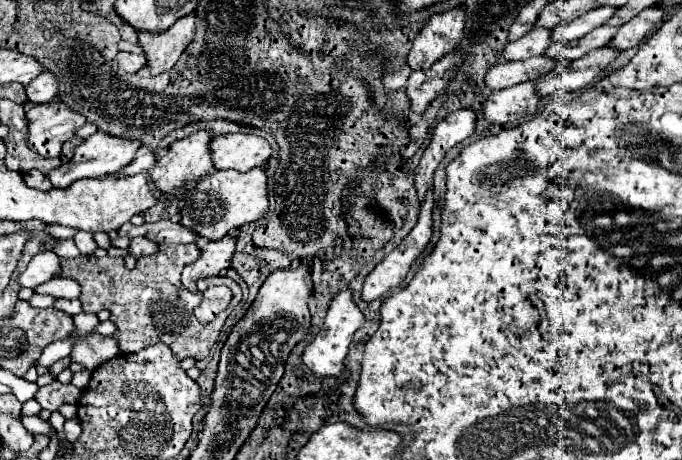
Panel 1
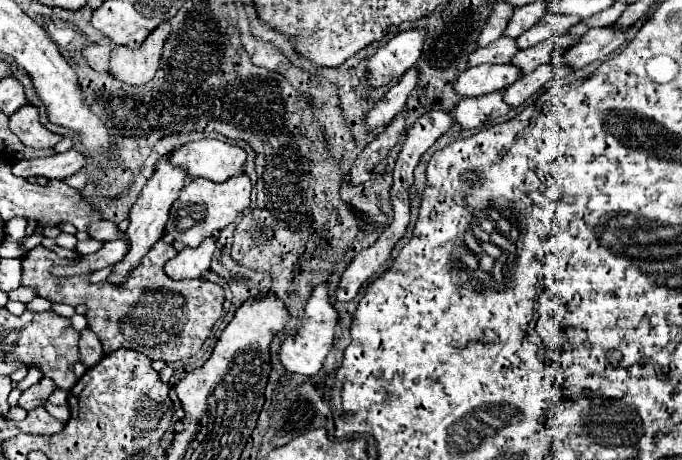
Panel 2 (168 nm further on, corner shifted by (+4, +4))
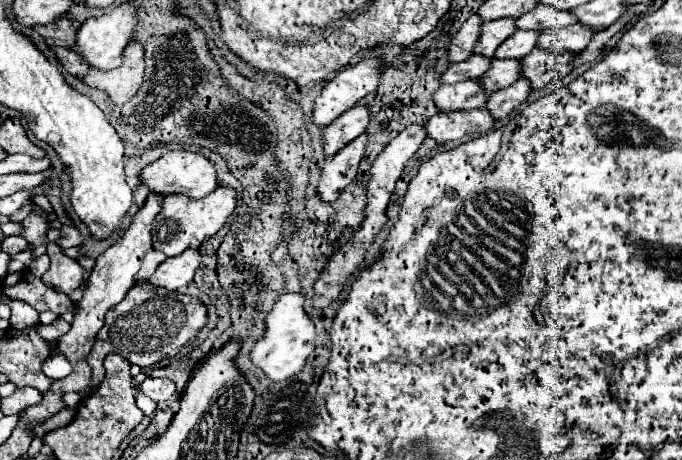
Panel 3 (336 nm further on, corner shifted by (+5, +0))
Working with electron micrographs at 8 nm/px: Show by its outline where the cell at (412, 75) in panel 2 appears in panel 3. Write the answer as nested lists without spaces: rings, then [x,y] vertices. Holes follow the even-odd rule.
[[[355,105],[349,111],[345,111],[343,115],[335,117],[327,127],[323,127],[321,135],[323,135],[325,157],[335,155],[335,151],[339,151],[339,147],[345,147],[351,139],[361,135],[367,129],[369,117],[371,115],[365,107]]]

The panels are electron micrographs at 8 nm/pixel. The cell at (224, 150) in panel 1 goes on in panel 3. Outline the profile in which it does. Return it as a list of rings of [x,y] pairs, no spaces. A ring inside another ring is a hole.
[[[171,151],[171,153],[165,153],[161,159],[153,161],[145,169],[141,169],[139,179],[141,179],[143,185],[149,187],[151,193],[157,193],[157,195],[181,193],[181,195],[187,195],[189,199],[203,199],[211,191],[215,191],[219,187],[217,175],[215,175],[215,167],[211,165],[211,161],[205,159],[203,155],[191,153],[191,151]]]

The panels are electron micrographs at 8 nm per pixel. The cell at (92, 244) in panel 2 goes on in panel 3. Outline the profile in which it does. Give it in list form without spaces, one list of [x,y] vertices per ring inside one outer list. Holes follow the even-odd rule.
[[[47,253],[41,255],[41,257],[37,257],[37,259],[29,265],[29,271],[31,271],[35,277],[41,277],[47,269],[49,269],[49,255],[47,255]]]

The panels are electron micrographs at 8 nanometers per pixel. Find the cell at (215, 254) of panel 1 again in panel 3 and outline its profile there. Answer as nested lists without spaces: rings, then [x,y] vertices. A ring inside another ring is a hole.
[[[183,251],[183,255],[169,257],[149,277],[149,283],[157,285],[157,287],[171,289],[171,291],[185,289],[193,281],[199,261],[201,261],[199,251]]]

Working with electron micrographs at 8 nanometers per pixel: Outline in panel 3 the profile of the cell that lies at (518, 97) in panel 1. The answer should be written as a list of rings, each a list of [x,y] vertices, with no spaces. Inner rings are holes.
[[[487,109],[475,111],[449,111],[437,113],[425,123],[425,133],[429,139],[443,141],[465,141],[487,133],[493,127],[493,119]]]

